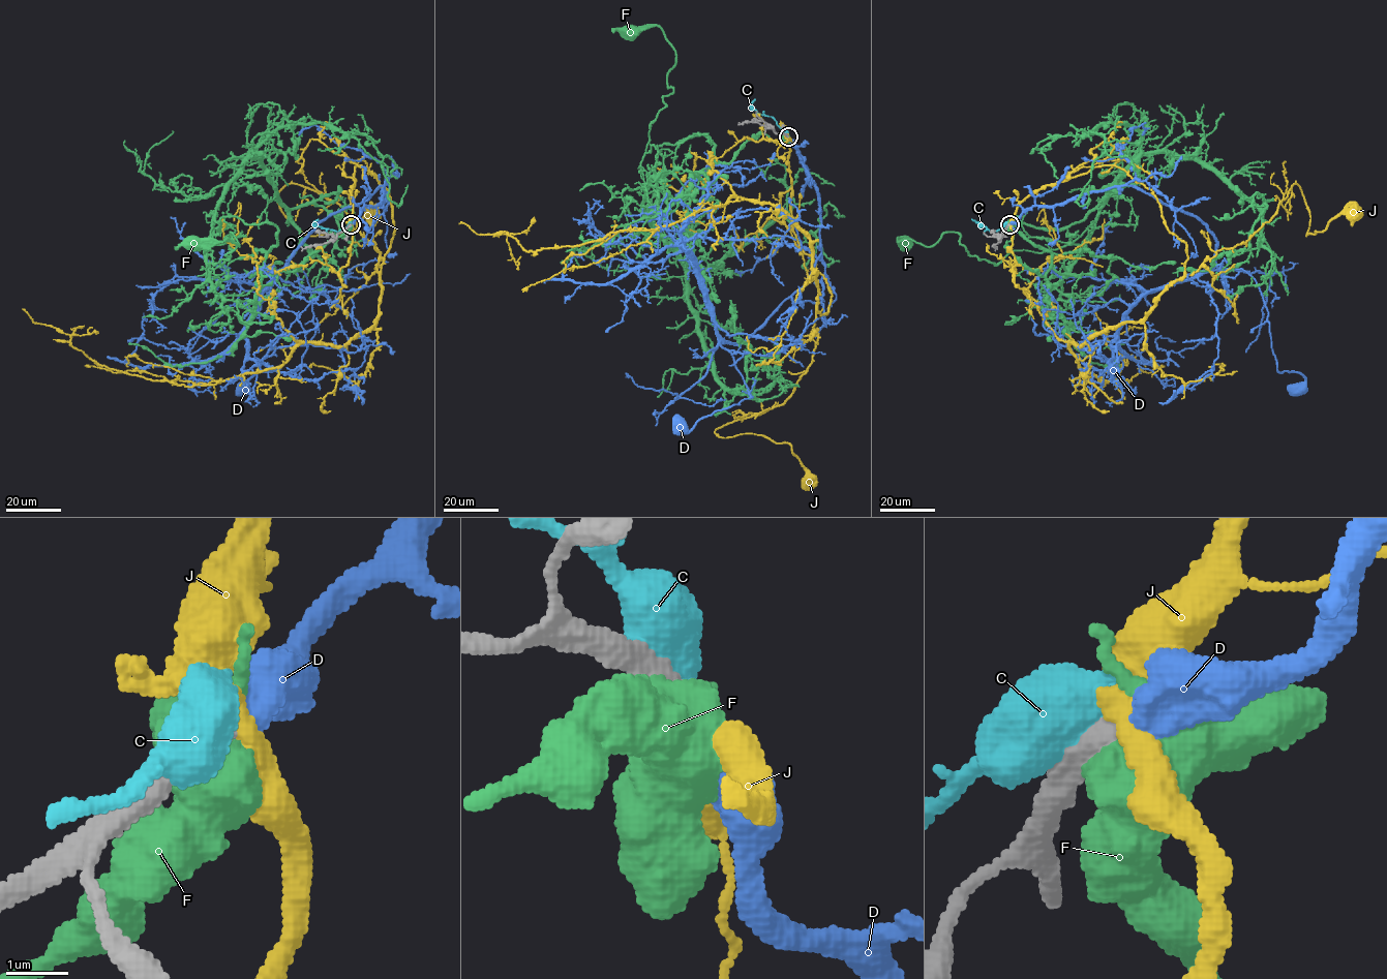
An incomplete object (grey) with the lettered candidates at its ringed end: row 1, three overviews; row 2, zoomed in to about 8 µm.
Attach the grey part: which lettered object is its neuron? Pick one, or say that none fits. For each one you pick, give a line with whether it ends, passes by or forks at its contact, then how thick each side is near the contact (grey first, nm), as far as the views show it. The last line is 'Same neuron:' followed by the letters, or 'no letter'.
D: it ends; calibres 420 and 500 nm
Same neuron: D

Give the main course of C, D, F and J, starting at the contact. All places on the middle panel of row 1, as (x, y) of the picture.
C: (785, 135), (771, 116), (760, 114), (751, 104), (755, 99)
D: (787, 138), (817, 192), (821, 254), (746, 340), (720, 341), (752, 397), (684, 426)
F: (787, 135), (703, 179), (710, 140), (659, 146), (654, 226), (640, 162), (675, 52), (657, 26), (628, 32)
J: (787, 135), (793, 233), (830, 311), (791, 395), (715, 432), (787, 442), (807, 482)

